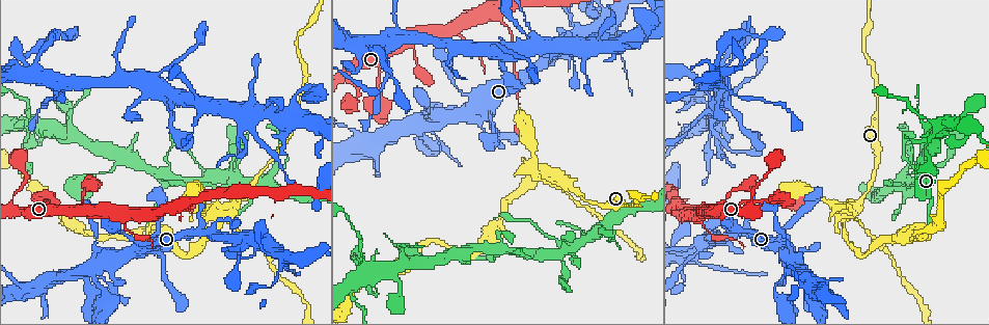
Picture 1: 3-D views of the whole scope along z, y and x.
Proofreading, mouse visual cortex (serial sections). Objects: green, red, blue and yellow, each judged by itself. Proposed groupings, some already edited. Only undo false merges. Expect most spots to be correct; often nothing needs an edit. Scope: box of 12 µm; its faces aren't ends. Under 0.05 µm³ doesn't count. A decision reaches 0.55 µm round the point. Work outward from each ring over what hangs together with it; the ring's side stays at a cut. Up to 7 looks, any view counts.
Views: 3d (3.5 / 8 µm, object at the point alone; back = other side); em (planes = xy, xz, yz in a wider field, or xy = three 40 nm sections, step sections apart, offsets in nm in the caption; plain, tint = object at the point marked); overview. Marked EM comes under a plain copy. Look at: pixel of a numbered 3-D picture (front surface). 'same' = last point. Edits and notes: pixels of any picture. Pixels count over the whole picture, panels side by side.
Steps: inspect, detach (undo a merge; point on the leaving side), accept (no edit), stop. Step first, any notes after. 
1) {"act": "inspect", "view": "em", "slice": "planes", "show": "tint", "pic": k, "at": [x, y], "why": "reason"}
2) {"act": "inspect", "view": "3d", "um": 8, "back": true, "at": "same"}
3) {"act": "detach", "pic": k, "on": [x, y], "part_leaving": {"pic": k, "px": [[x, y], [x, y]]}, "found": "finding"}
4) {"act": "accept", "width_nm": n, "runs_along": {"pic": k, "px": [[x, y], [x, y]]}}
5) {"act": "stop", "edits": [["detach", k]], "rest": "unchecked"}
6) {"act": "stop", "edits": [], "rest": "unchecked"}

{"act": "inspect", "view": "3d", "um": 3.5, "pic": 1, "at": [16, 192], "why": "calibre changes"}

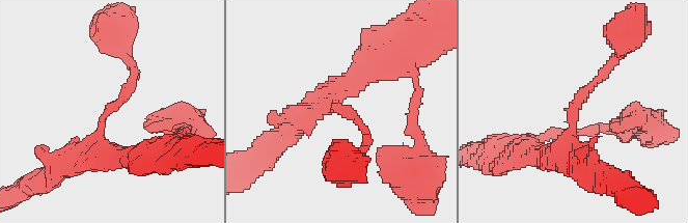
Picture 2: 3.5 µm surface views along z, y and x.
{"act": "inspect", "view": "em", "slice": "xy", "step": 2, "show": "tint", "pic": 2, "at": [577, 111], "arm_widths_nm": [150, 350], "why": "shape alone is not enough"}

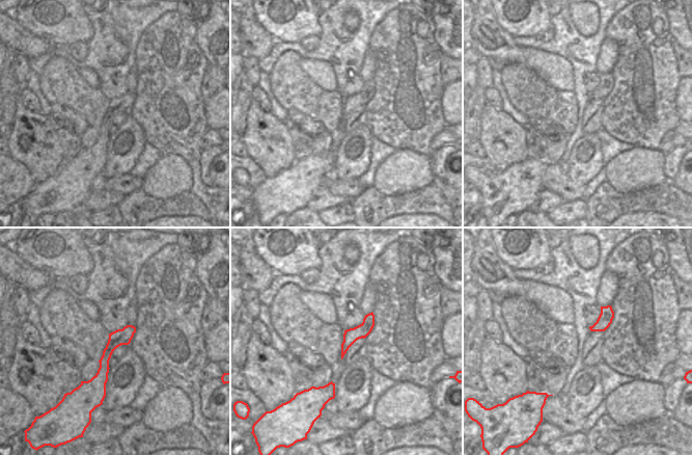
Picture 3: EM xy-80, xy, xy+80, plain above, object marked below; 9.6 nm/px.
{"act": "inspect", "view": "em", "slice": "xy", "step": 3, "show": "tint", "at": "same"}

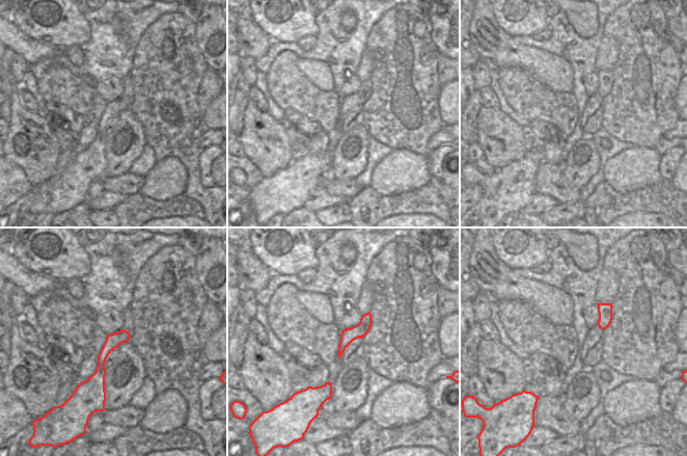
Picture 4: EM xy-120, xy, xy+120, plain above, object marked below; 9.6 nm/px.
{"act": "accept", "runs_along": {"pic": 2, "px": [[546, 155], [614, 59]]}, "found": "one cell here"}

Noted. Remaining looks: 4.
{"act": "inspect", "view": "3d", "um": 8, "pic": 1, "at": [417, 126], "why": "thin arm on a thick one"}

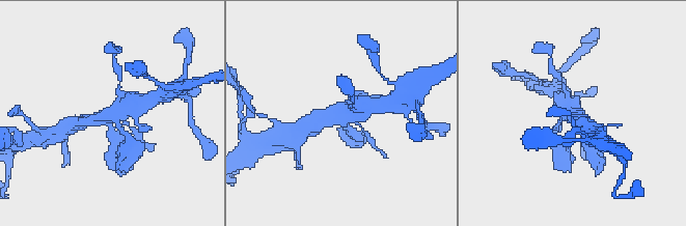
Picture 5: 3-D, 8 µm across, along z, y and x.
{"act": "inspect", "view": "em", "slice": "xy", "step": 1, "show": "tint", "pic": 5, "at": [572, 114]}

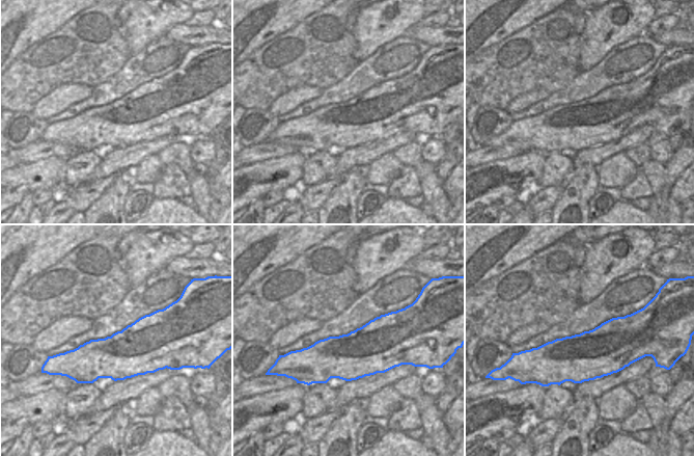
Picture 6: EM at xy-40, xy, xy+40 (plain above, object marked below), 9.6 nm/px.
{"act": "accept", "runs_along": {"pic": 5, "px": [[139, 101], [105, 117], [86, 120]]}, "found": "one cell here"}

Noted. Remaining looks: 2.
{"act": "inspect", "view": "3d", "um": 3.5, "pic": 1, "at": [149, 252], "why": "abrupt turn"}

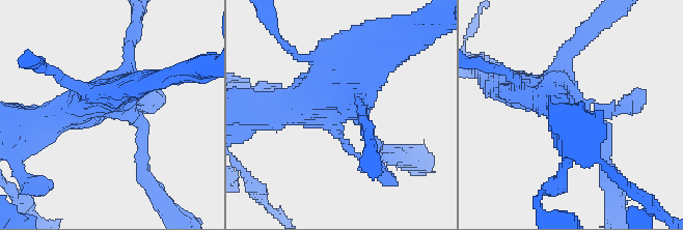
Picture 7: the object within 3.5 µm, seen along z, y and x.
{"act": "inspect", "view": "em", "slice": "xy", "step": 1, "show": "tint", "pic": 7, "at": [338, 116]}

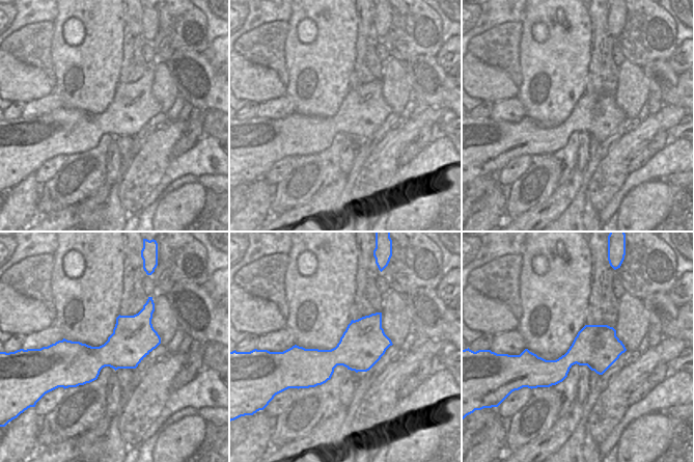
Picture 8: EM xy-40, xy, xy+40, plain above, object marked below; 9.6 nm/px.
{"act": "accept", "runs_along": {"pic": 7, "px": [[523, 87], [590, 113], [627, 107]]}, "found": "all the same cell"}

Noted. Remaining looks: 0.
{"act": "stop", "edits": [], "rest": "unchecked"}

